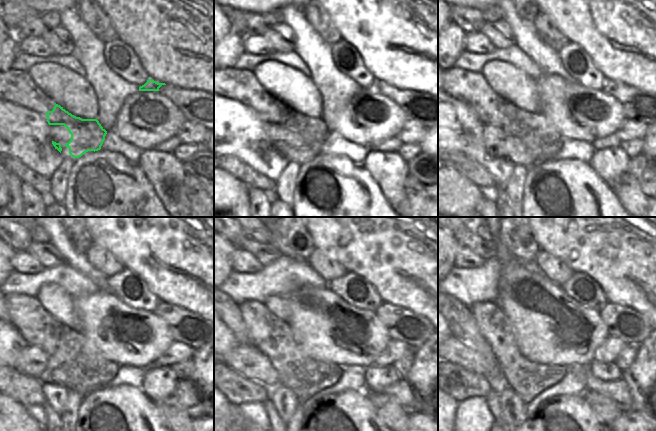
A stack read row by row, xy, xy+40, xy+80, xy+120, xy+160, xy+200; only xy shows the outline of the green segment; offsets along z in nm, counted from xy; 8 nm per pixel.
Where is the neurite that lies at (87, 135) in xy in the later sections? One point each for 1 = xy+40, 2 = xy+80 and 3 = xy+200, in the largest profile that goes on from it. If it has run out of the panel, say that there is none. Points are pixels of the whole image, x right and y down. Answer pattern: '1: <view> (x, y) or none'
1: xy+40 (311, 133)
2: xy+80 (526, 133)
3: xy+200 (511, 363)

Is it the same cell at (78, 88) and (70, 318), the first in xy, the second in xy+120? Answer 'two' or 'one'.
one

